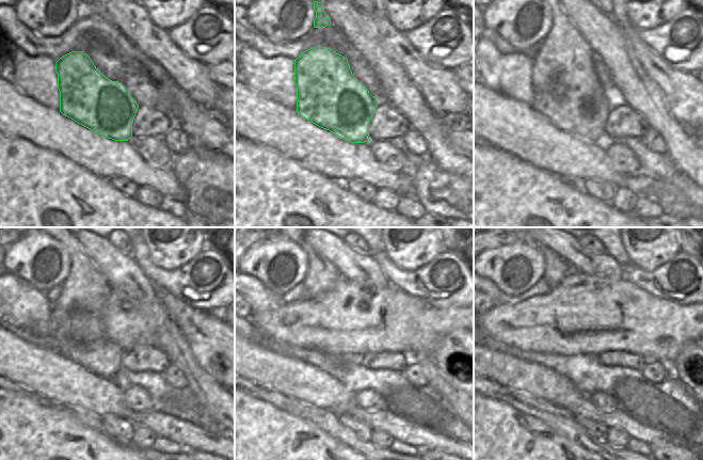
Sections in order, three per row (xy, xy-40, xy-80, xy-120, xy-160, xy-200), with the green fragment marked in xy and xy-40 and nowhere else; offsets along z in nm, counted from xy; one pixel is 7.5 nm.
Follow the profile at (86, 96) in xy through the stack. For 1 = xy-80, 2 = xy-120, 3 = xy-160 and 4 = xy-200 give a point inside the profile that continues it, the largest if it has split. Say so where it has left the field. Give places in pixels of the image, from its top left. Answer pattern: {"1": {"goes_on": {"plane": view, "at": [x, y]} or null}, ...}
{"1": {"goes_on": {"plane": "xy-80", "at": [566, 91]}}, "2": {"goes_on": {"plane": "xy-120", "at": [77, 314]}}, "3": {"goes_on": {"plane": "xy-160", "at": [321, 275]}}, "4": {"goes_on": {"plane": "xy-200", "at": [556, 268]}}}

